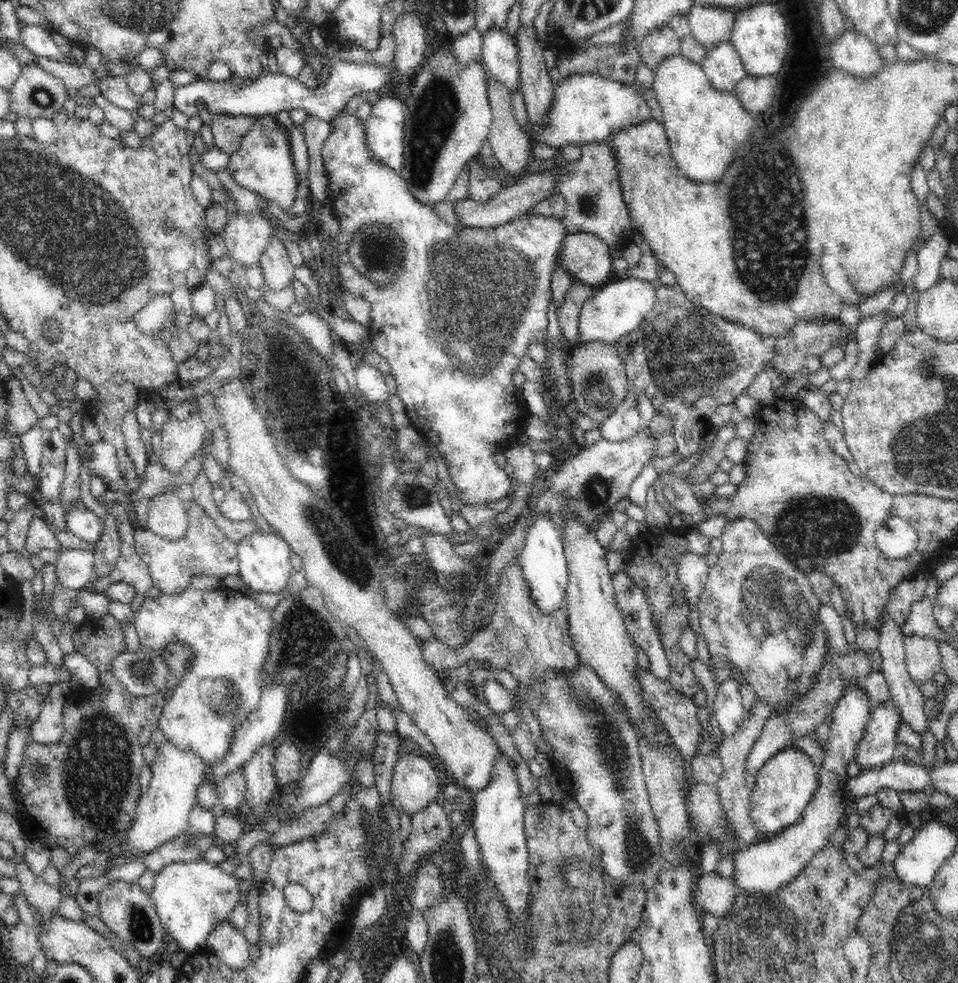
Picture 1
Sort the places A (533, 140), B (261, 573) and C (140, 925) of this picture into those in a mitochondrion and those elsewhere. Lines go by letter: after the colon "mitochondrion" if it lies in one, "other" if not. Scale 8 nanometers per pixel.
A: other
B: other
C: mitochondrion

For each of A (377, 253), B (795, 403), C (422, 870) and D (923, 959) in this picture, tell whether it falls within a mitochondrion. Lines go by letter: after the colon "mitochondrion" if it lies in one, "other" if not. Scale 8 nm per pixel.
A: mitochondrion
B: other
C: other
D: mitochondrion

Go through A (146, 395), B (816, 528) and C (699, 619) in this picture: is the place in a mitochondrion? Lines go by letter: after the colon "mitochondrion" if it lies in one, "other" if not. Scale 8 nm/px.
A: other
B: mitochondrion
C: other

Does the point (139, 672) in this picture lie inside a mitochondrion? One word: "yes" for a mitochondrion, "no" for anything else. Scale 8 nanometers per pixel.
yes

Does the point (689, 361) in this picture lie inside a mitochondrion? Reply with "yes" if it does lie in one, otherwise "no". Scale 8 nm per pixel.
yes

